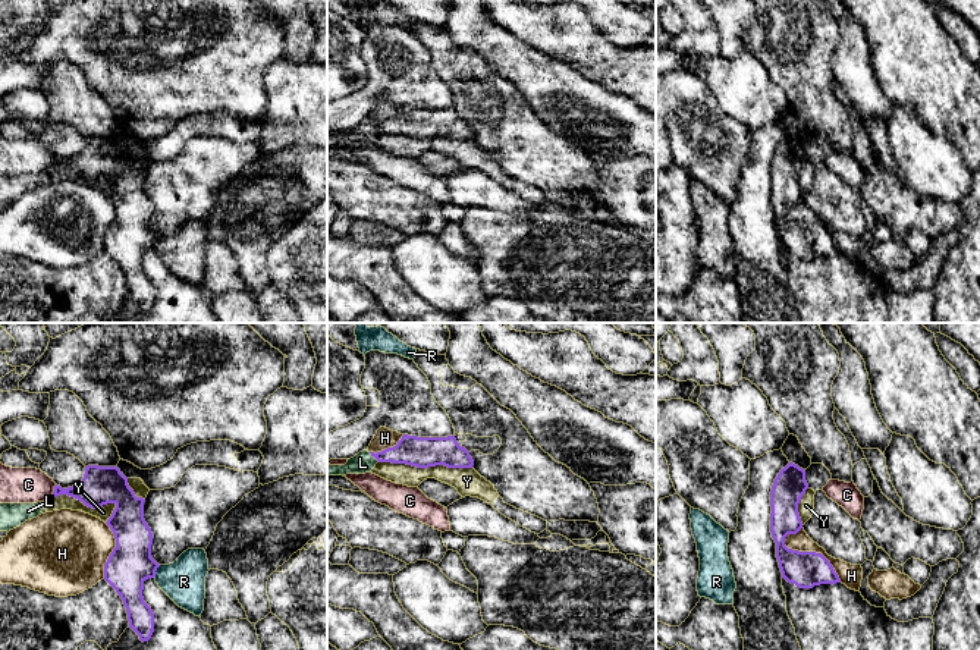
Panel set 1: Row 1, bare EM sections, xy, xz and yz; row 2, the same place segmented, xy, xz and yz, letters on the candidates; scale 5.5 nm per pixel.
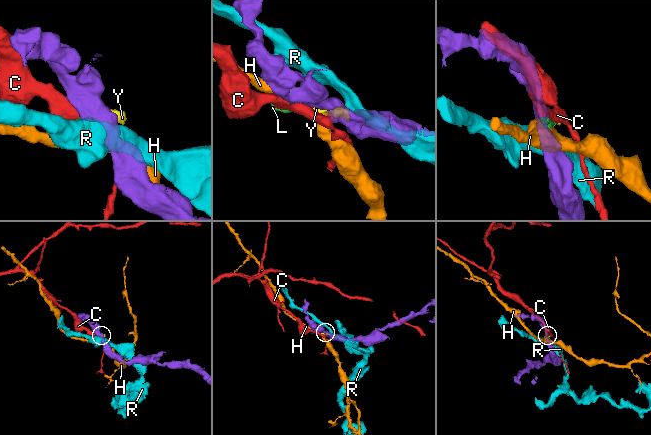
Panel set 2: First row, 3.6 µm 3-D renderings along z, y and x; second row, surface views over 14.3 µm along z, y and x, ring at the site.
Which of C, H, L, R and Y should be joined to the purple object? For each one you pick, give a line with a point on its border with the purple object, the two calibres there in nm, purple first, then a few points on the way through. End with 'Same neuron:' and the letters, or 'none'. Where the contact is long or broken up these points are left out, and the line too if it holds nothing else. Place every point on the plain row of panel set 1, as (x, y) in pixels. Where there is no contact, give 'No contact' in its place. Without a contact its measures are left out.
Same neuron: none

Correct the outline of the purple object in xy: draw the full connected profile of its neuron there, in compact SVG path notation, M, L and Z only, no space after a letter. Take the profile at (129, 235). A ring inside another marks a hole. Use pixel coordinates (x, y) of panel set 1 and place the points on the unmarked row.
M85 138L81 154L62 160L54 157L50 169L67 166L88 179L114 175L107 191L116 219L104 235L104 251L116 261L126 279L129 299L139 311L148 313L154 304L154 285L144 273L144 252L156 248L160 238L151 229L153 204L144 191L145 170L136 169L128 150L117 138Z

